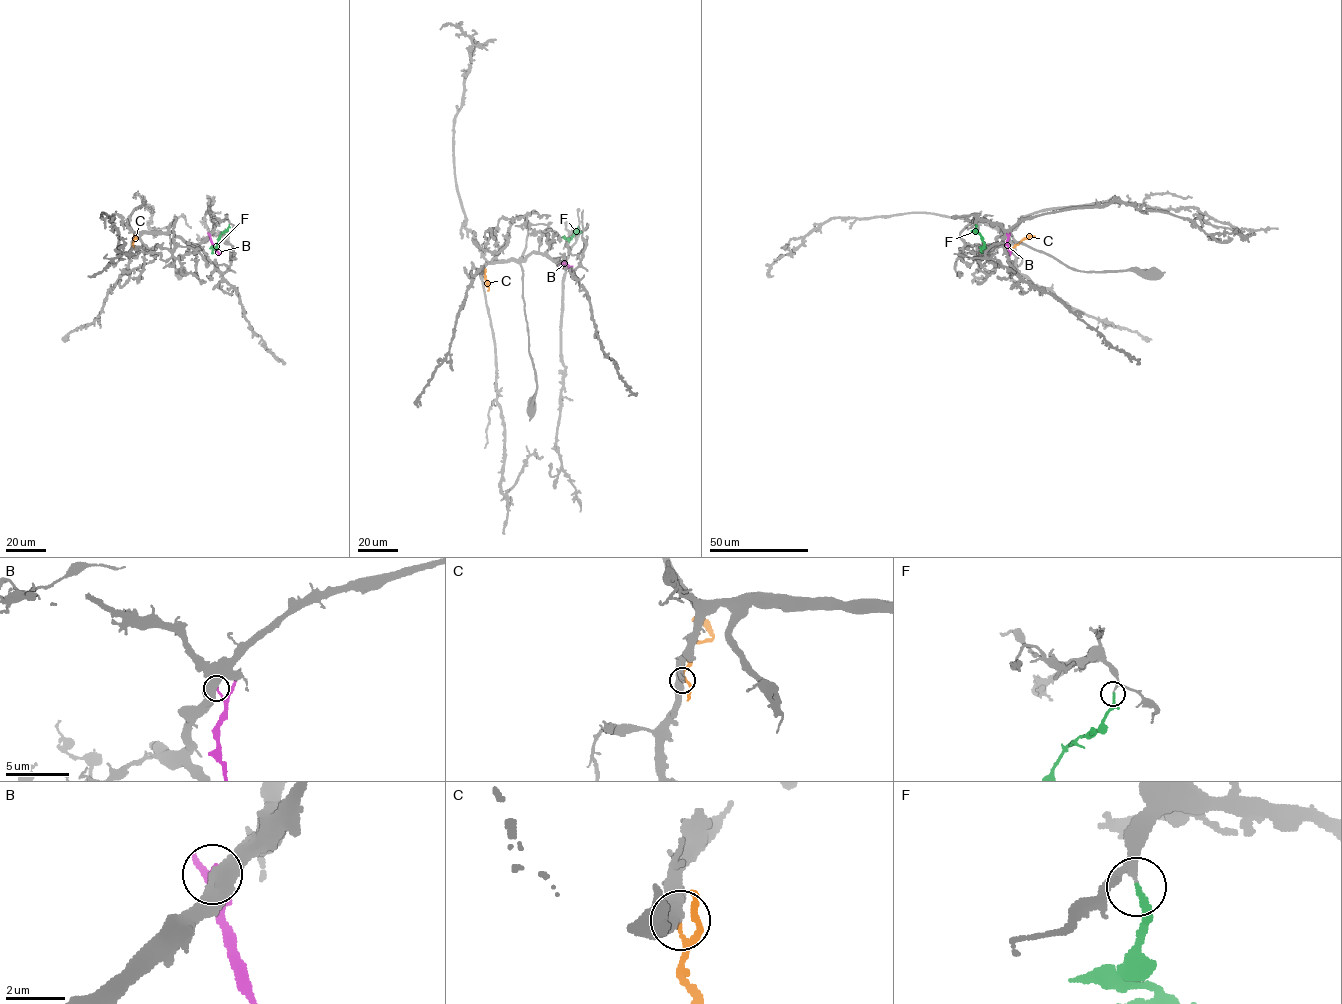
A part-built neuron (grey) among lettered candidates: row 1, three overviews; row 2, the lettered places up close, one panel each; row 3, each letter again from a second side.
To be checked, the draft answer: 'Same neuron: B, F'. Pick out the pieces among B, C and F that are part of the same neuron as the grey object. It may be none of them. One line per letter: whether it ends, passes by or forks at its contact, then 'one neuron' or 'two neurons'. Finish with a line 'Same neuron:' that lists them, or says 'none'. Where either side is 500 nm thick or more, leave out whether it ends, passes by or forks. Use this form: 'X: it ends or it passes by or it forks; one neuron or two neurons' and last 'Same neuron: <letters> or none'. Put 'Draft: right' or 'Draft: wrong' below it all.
B: two neurons
C: two neurons
F: it passes by; one neuron
Same neuron: F
Draft: wrong

